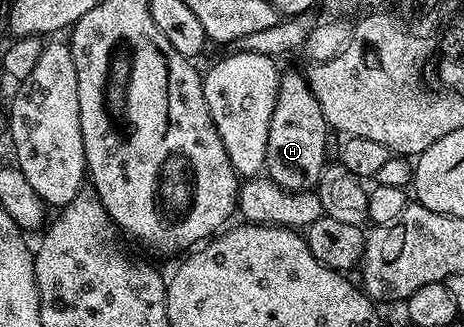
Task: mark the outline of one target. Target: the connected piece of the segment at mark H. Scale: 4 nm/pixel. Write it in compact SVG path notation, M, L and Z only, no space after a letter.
M283 74L278 80L278 101L268 131L268 153L264 171L272 182L284 189L313 192L322 171L328 166L328 128L316 97L299 76L298 79L294 75Z

